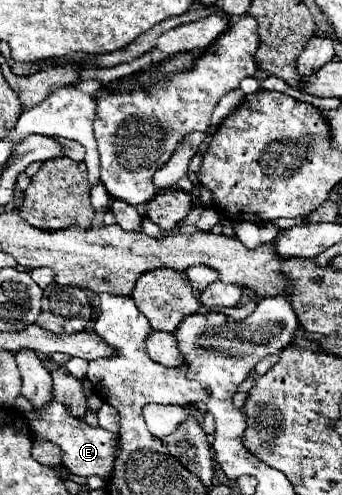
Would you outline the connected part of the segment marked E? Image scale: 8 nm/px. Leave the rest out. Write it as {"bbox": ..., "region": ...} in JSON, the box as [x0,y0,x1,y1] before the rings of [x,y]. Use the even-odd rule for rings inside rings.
{"bbox":[25,402,119,478],"region":[[[49,402],[43,408],[31,410],[25,414],[29,428],[33,432],[33,436],[37,440],[47,440],[53,442],[61,448],[61,460],[63,466],[69,468],[73,474],[77,476],[101,476],[101,478],[109,478],[113,472],[113,460],[115,460],[115,452],[119,448],[119,438],[117,434],[111,434],[107,430],[103,430],[101,426],[89,426],[83,418],[73,416],[63,404],[59,402]]]}

